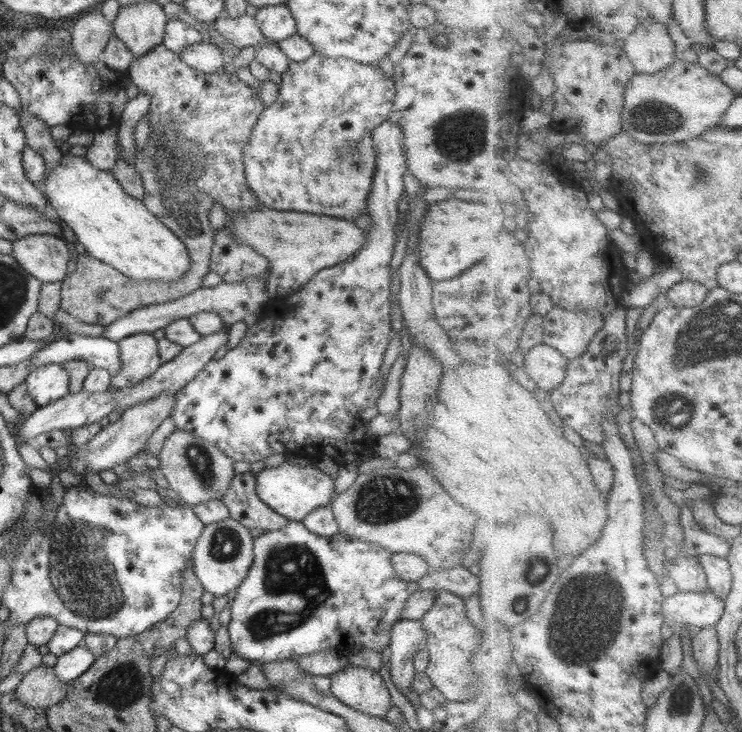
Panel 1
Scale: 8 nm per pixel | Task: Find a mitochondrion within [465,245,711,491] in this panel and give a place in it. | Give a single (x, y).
(675, 412)

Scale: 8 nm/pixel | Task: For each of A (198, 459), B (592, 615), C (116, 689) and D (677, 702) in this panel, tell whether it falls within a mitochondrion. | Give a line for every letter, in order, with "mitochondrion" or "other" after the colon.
A: mitochondrion
B: mitochondrion
C: mitochondrion
D: mitochondrion

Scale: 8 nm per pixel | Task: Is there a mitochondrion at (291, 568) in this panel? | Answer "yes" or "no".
yes

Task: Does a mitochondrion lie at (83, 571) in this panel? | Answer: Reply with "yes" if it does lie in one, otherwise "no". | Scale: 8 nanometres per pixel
yes

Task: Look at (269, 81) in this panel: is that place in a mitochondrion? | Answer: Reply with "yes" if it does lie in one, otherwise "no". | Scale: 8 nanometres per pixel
no

